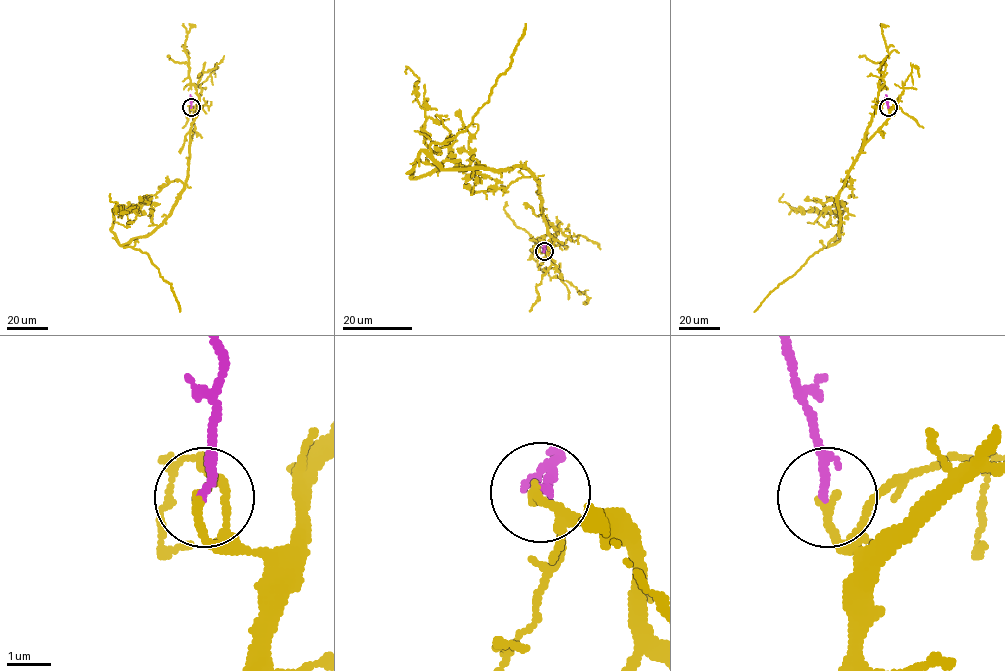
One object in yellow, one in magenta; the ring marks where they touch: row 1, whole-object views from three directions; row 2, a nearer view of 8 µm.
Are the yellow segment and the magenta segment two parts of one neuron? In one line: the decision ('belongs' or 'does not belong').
belongs

